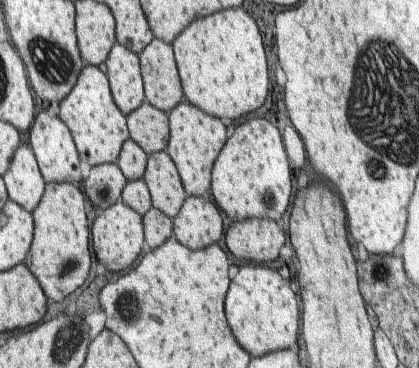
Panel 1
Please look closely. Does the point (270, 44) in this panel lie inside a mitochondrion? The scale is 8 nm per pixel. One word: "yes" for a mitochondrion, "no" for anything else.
no

